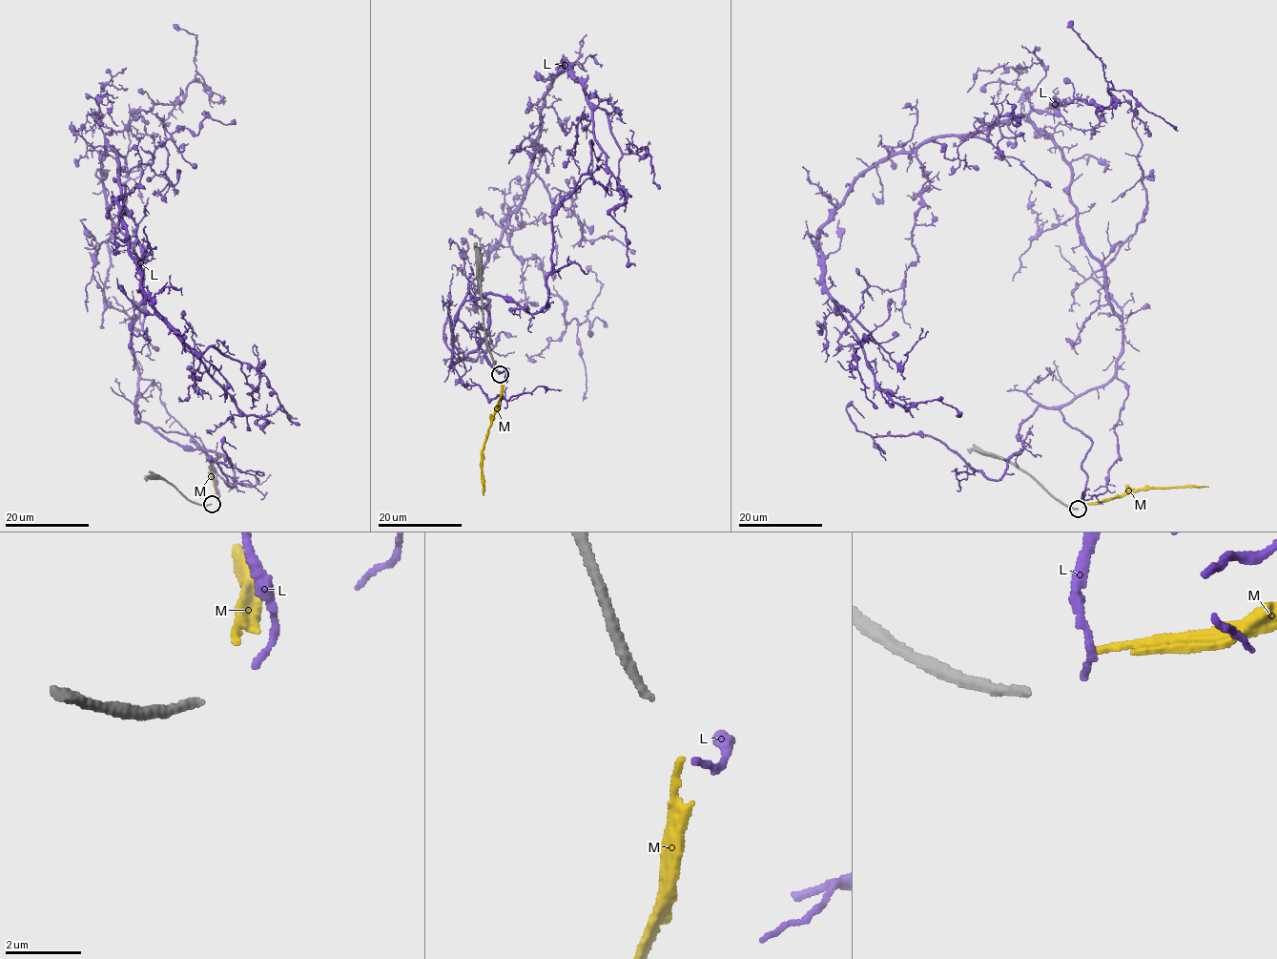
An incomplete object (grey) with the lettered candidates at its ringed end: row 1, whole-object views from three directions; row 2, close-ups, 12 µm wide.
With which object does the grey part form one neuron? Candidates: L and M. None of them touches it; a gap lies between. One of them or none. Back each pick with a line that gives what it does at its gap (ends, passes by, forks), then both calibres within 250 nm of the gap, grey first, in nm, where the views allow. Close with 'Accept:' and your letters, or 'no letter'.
L: it ends | 220/150 nm
Accept: L

